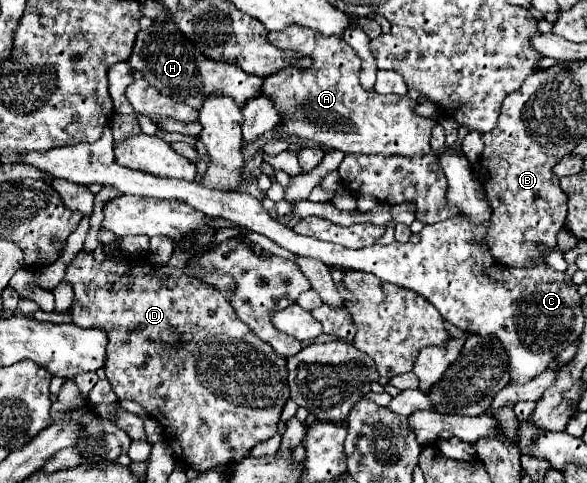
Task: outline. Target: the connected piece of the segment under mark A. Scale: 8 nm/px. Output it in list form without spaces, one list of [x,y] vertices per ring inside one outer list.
[[[293,25],[285,31],[269,33],[269,43],[273,43],[279,49],[301,51],[313,61],[309,69],[285,67],[283,71],[275,75],[265,77],[261,93],[269,95],[277,111],[281,113],[283,121],[277,125],[277,129],[281,129],[285,137],[299,137],[303,141],[315,141],[323,149],[339,149],[343,153],[365,153],[365,155],[369,153],[381,153],[381,155],[427,155],[431,153],[429,139],[431,139],[431,129],[435,127],[435,121],[415,115],[413,109],[417,101],[405,95],[379,95],[375,91],[365,91],[359,85],[361,59],[341,37],[323,37],[313,29]]]

